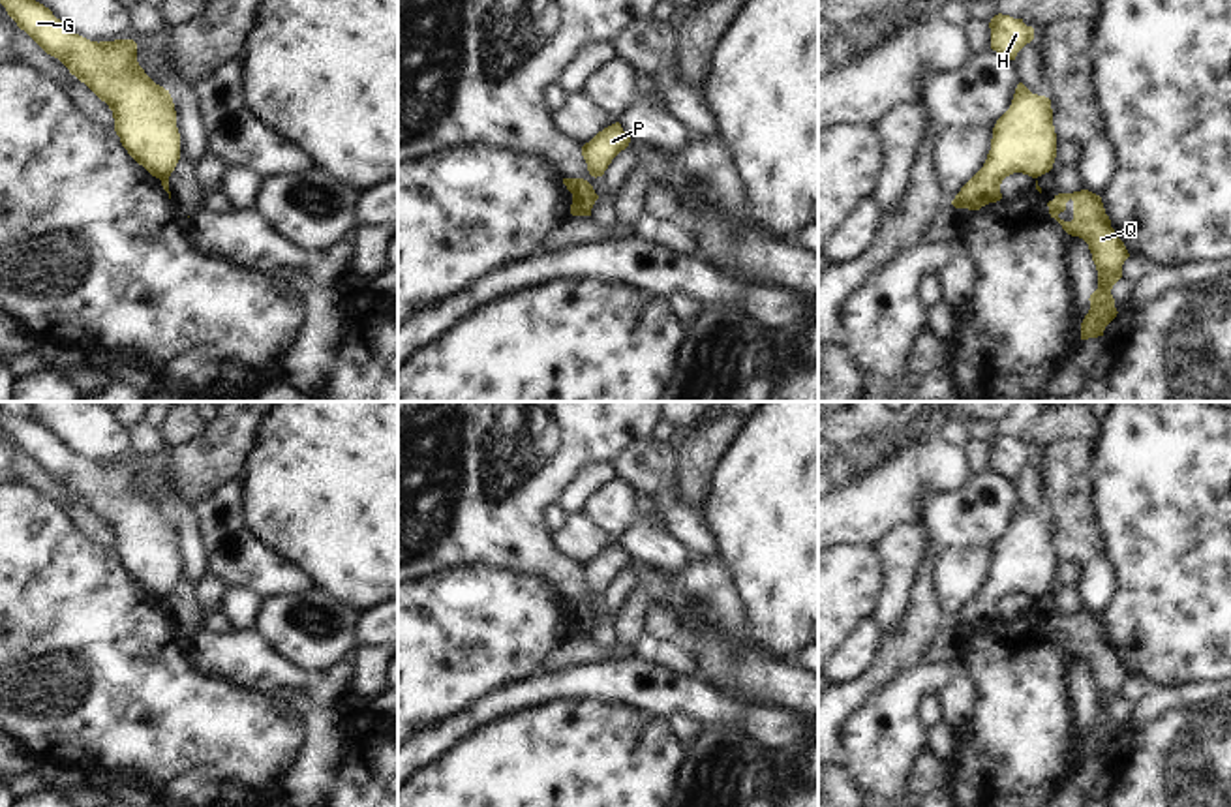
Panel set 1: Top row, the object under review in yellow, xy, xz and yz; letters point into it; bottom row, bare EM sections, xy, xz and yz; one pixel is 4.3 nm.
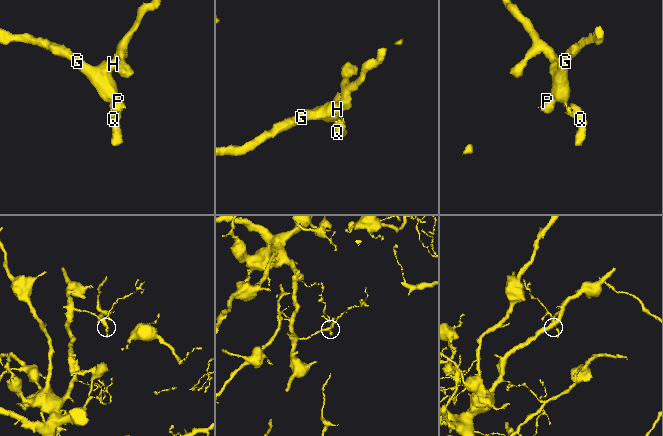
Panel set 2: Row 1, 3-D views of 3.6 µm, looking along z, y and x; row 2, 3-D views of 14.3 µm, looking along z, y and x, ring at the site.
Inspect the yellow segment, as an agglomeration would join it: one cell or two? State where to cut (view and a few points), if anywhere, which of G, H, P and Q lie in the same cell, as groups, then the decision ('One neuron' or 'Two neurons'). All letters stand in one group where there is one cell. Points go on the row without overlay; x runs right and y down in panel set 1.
Split along xy (167, 595), (162, 601). Groups: G H P / Q. Two neurons.

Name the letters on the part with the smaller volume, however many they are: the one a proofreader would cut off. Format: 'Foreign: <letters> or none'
Foreign: Q

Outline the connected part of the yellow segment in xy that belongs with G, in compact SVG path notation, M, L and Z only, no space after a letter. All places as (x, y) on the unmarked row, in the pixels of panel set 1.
M0 413L0 424L21 450L109 525L114 552L128 574L152 597L171 597L180 580L175 524L169 510L139 486L137 464L90 462L34 419Z

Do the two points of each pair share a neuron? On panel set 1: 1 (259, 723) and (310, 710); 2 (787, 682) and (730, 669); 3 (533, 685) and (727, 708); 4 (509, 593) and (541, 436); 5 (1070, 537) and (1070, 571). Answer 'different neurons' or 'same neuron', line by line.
1: different neurons
2: same neuron
3: same neuron
4: different neurons
5: same neuron

